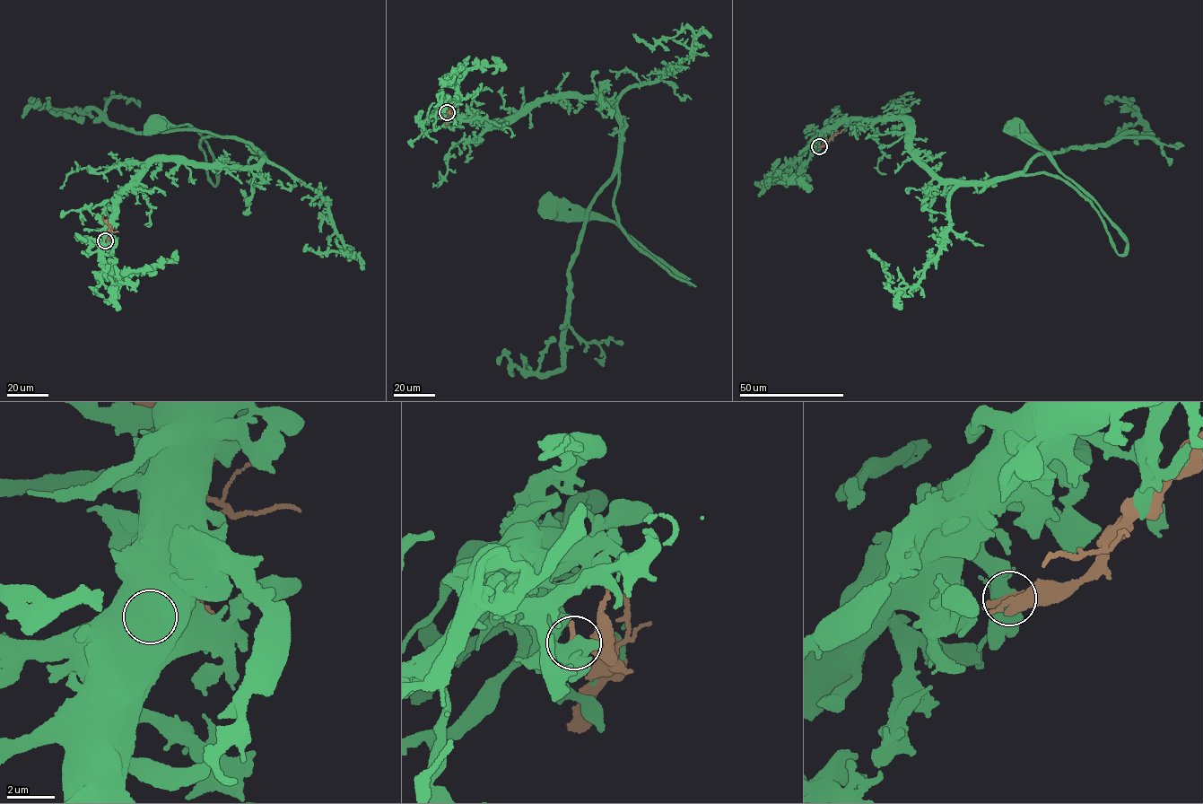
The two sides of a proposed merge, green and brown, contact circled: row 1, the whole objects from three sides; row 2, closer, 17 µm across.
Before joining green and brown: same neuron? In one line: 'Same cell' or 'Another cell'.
Another cell

